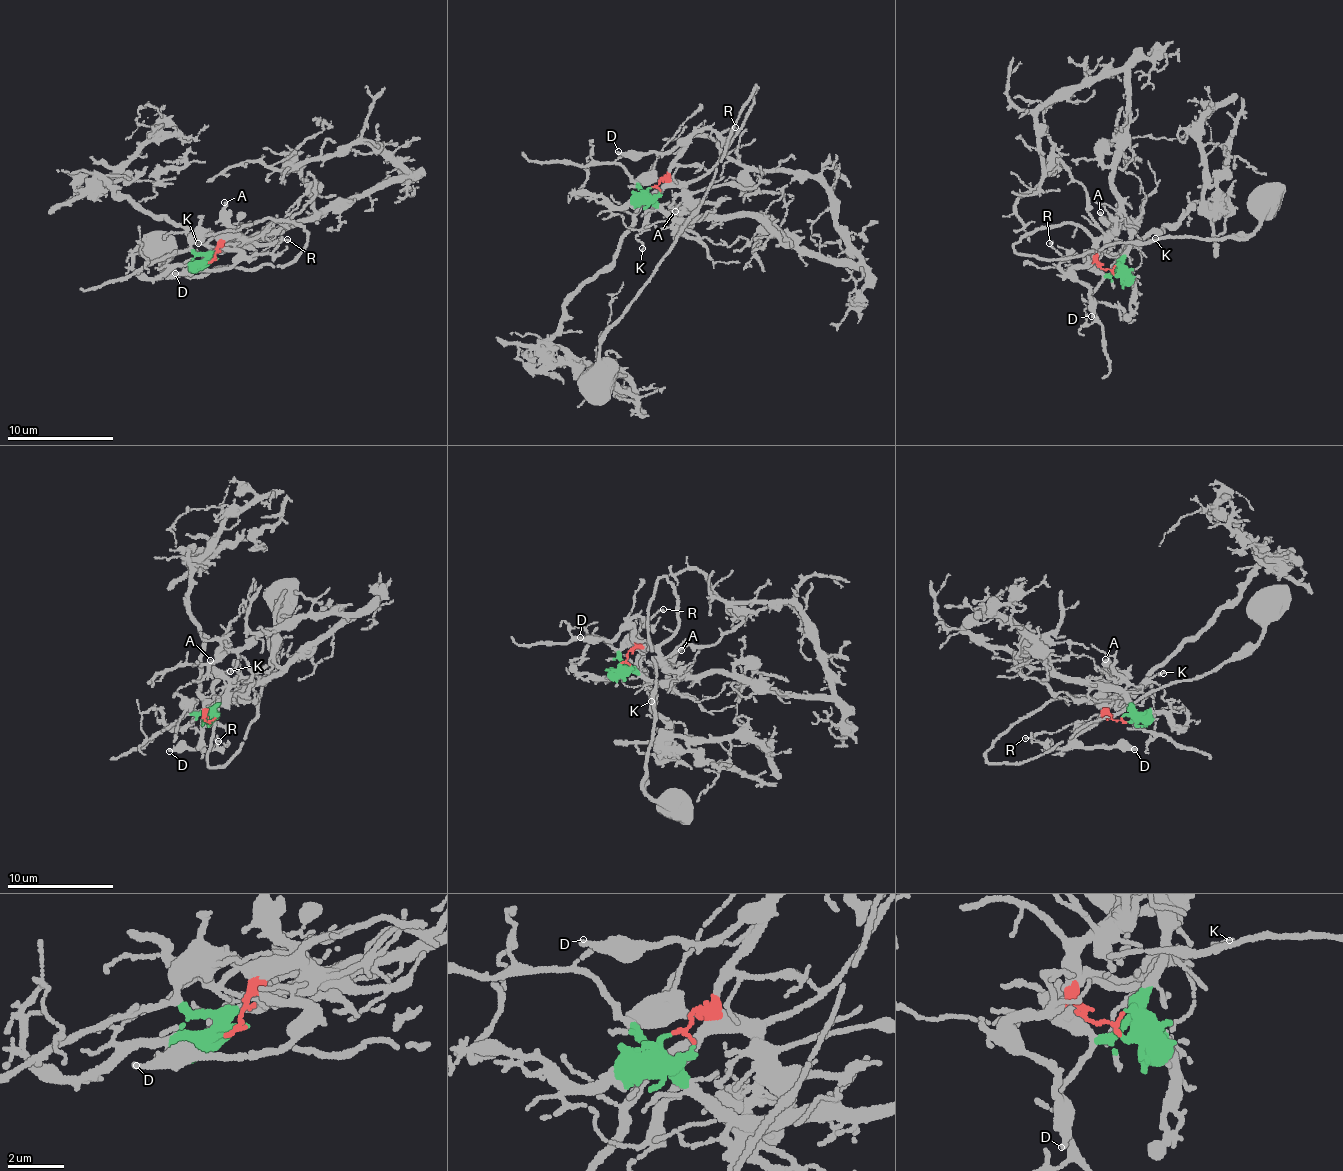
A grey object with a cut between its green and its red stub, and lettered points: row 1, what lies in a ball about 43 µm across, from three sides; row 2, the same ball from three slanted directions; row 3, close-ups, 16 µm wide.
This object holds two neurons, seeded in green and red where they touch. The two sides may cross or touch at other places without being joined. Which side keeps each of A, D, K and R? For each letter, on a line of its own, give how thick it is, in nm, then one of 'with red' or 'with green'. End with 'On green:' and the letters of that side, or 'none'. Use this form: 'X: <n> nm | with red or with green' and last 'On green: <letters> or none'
A: 280 nm | with red
D: 280 nm | with red
K: 140 nm | with red
R: 120 nm | with red
On green: none

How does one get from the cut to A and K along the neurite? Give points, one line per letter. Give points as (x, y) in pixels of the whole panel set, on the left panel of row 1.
A: (209, 262), (221, 244), (237, 234), (223, 201)
K: (209, 262), (218, 237), (207, 243), (190, 238), (197, 243)

